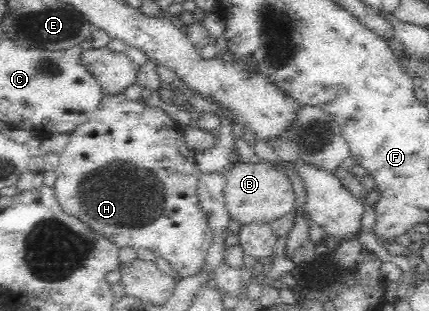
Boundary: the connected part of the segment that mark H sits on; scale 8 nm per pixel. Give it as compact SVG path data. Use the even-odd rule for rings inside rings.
M125 95L103 96L88 121L68 133L68 143L59 154L59 164L55 171L56 180L53 190L59 205L66 213L80 218L80 221L90 225L92 229L108 235L108 238L112 239L112 242L116 242L116 245L120 248L132 246L136 249L144 247L152 250L156 257L161 256L170 262L172 271L175 270L181 278L186 278L195 275L202 268L208 247L211 245L211 235L206 214L202 212L197 196L198 182L202 173L195 164L195 153L190 150L184 141L182 130L183 127L170 118L164 110L150 108L145 103L132 103L132 101L128 101Z

